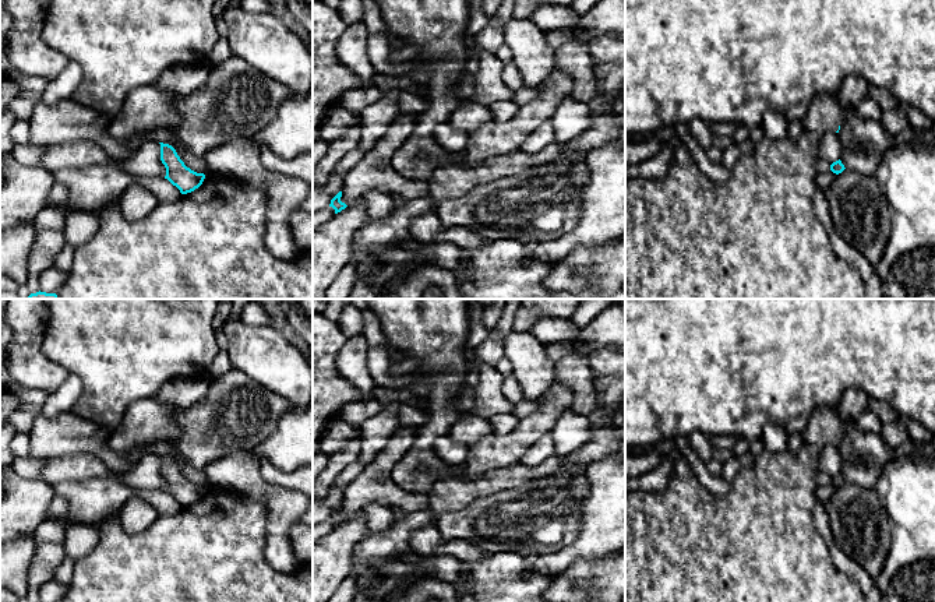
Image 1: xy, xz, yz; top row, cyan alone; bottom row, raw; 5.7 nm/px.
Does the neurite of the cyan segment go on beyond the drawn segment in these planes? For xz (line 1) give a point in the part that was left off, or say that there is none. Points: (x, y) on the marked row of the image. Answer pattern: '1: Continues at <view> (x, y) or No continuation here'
1: No continuation here

